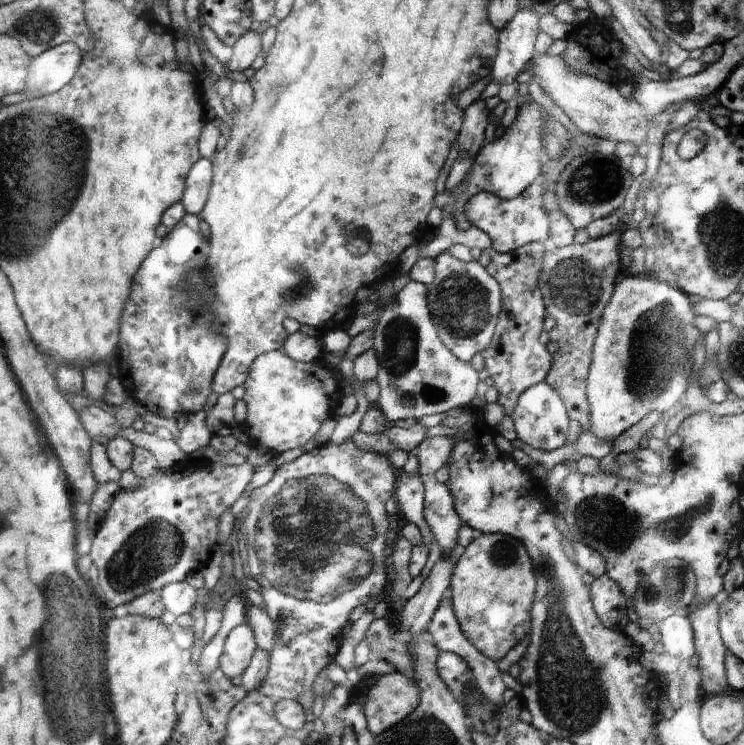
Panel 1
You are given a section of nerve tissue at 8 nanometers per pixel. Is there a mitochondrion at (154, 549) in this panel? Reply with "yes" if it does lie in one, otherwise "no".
yes

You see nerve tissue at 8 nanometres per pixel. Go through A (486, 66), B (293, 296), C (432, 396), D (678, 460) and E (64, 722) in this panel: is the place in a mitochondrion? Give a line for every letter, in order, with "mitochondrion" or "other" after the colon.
A: other
B: mitochondrion
C: mitochondrion
D: other
E: mitochondrion

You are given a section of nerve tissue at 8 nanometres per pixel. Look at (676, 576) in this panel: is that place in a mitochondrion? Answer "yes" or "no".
yes

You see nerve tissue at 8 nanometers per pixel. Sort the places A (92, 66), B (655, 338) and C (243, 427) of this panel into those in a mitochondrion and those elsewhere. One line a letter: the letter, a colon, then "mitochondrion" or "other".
A: other
B: mitochondrion
C: other

